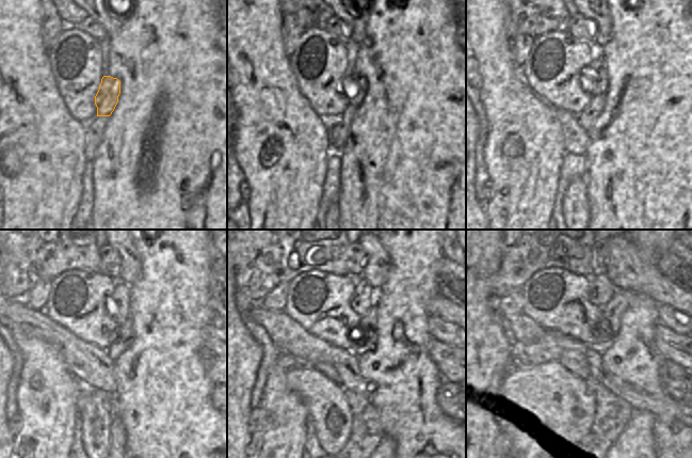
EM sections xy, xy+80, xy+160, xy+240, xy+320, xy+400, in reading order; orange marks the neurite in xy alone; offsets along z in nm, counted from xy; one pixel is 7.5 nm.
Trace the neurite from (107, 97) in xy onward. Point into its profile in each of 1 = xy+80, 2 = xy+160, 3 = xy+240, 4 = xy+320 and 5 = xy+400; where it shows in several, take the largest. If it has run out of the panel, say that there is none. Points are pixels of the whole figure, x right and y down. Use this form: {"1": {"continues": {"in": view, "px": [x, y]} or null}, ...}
{"1": {"continues": {"in": "xy+80", "px": [361, 83]}}, "2": {"continues": {"in": "xy+160", "px": [600, 80]}}, "3": {"continues": {"in": "xy+240", "px": [118, 308]}}, "4": {"continues": {"in": "xy+320", "px": [363, 298]}}, "5": {"continues": {"in": "xy+400", "px": [601, 289]}}}

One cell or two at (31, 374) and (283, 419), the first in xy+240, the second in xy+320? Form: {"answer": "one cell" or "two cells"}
{"answer": "one cell"}

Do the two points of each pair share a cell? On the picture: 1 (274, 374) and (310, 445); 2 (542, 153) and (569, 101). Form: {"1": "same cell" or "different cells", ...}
{"1": "different cells", "2": "different cells"}

